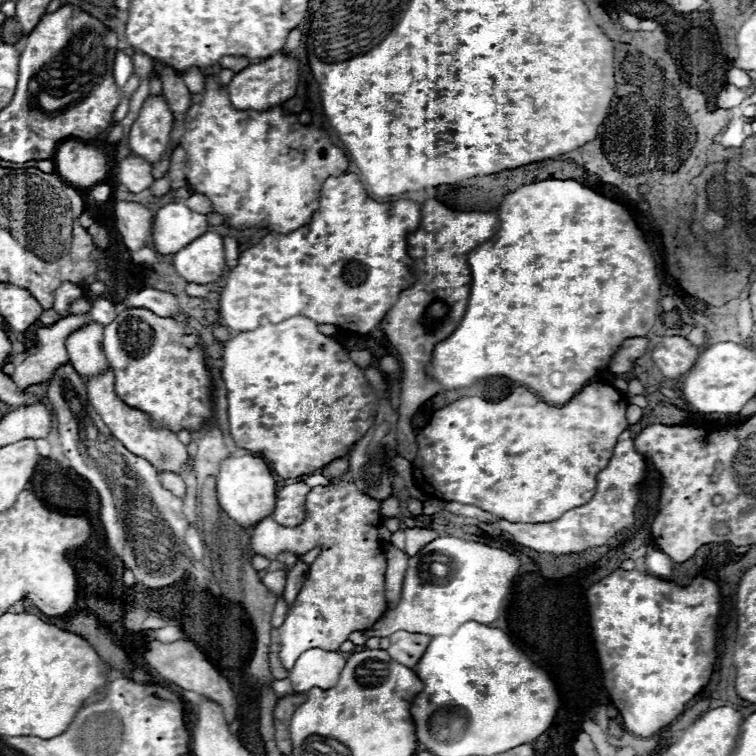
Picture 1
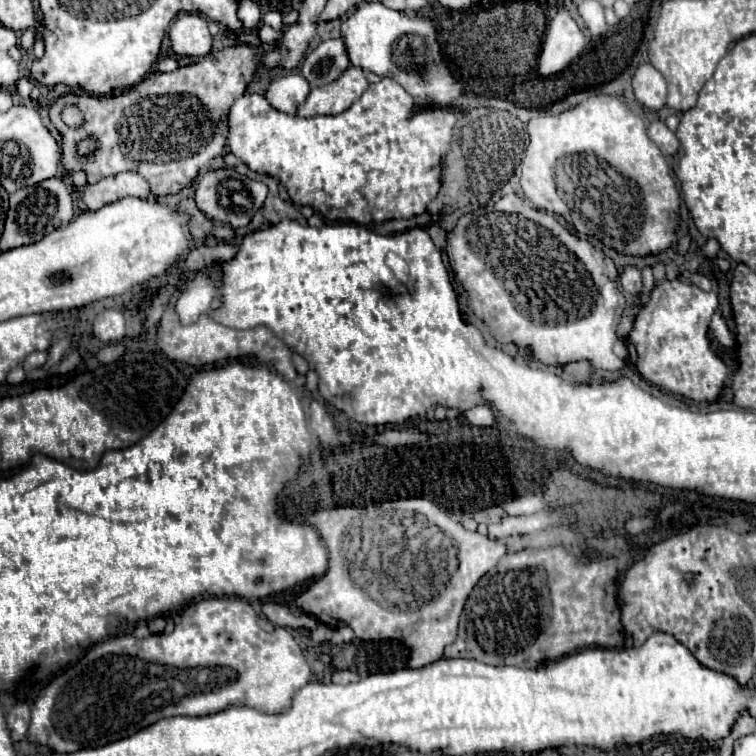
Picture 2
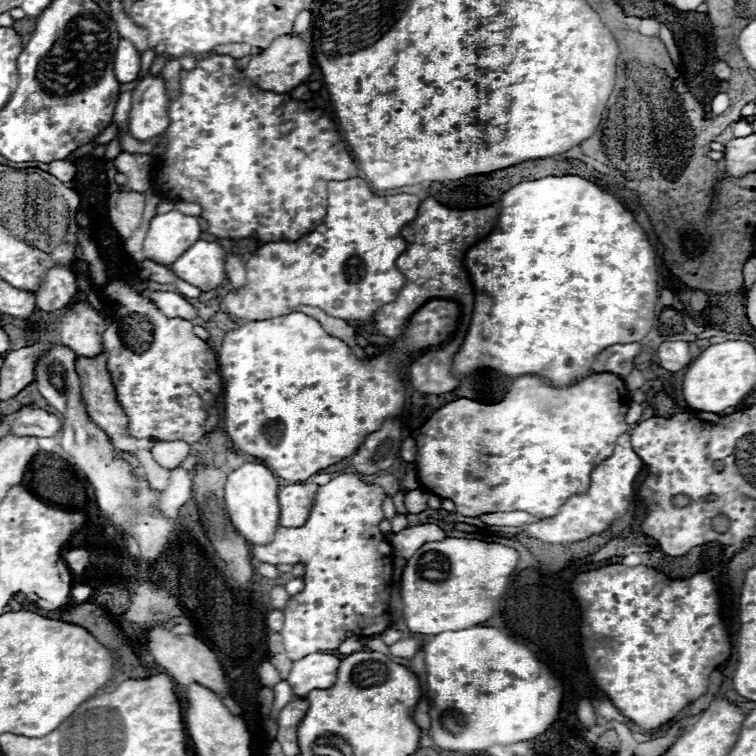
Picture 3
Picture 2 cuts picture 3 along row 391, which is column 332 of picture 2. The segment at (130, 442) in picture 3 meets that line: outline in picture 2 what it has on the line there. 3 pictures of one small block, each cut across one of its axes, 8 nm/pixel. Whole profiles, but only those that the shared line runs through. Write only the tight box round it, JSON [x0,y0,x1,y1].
[298,66,368,118]

